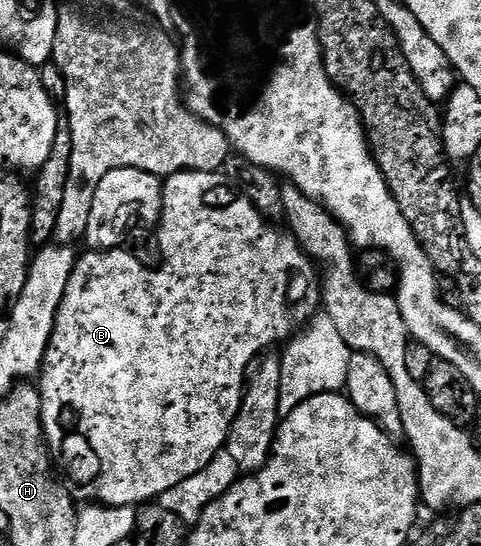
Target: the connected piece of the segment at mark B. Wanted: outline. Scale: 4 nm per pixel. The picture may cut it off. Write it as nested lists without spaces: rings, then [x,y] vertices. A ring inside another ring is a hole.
[[[184,170],[169,175],[164,179],[163,186],[169,193],[166,193],[163,200],[161,221],[155,230],[163,260],[161,267],[158,270],[148,270],[135,255],[128,254],[125,248],[85,252],[85,255],[82,253],[67,280],[67,292],[63,292],[63,304],[59,304],[53,335],[45,353],[45,362],[41,365],[41,415],[45,438],[49,441],[49,452],[53,455],[56,469],[68,479],[71,486],[73,481],[72,489],[76,497],[85,498],[81,500],[88,500],[93,504],[137,508],[160,499],[163,492],[175,488],[175,484],[187,480],[187,476],[195,476],[195,472],[204,468],[226,445],[229,429],[241,407],[247,375],[258,361],[257,354],[264,355],[264,350],[276,342],[289,342],[309,322],[311,316],[318,313],[322,305],[318,267],[302,250],[297,239],[288,232],[280,234],[273,227],[276,225],[259,213],[248,196],[241,193],[224,173]],[[183,271],[189,272],[188,278],[182,276]]]

